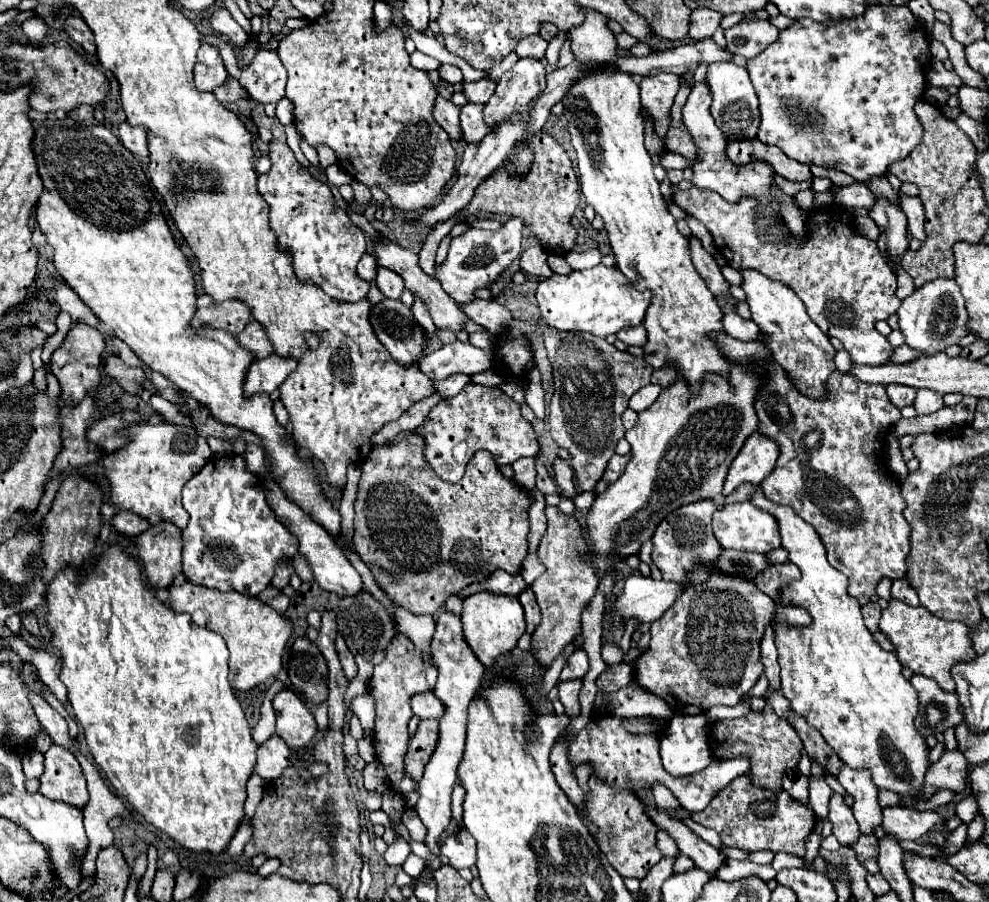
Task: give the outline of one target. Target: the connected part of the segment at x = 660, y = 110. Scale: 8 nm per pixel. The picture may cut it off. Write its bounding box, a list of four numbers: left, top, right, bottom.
[639,74,679,140]

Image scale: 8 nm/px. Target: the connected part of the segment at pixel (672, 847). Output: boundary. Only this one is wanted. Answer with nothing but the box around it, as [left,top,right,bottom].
[657,830,679,858]

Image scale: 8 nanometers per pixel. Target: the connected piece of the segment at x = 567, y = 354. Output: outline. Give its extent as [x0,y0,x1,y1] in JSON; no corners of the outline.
[543,328,653,490]

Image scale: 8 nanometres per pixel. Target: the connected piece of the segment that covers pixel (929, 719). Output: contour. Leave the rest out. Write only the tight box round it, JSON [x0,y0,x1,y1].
[911,674,961,736]

